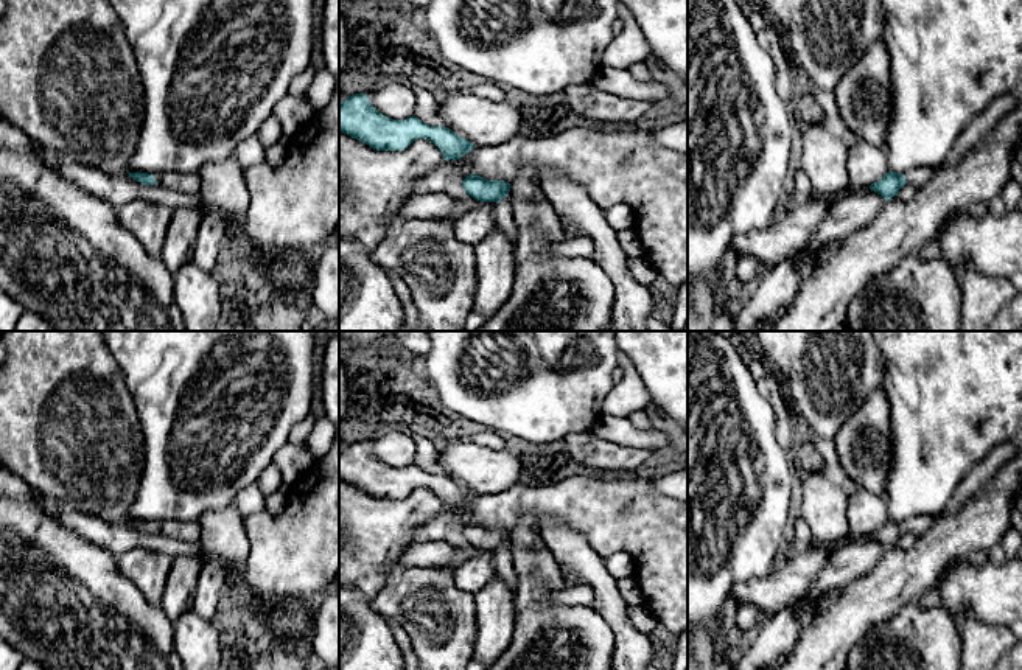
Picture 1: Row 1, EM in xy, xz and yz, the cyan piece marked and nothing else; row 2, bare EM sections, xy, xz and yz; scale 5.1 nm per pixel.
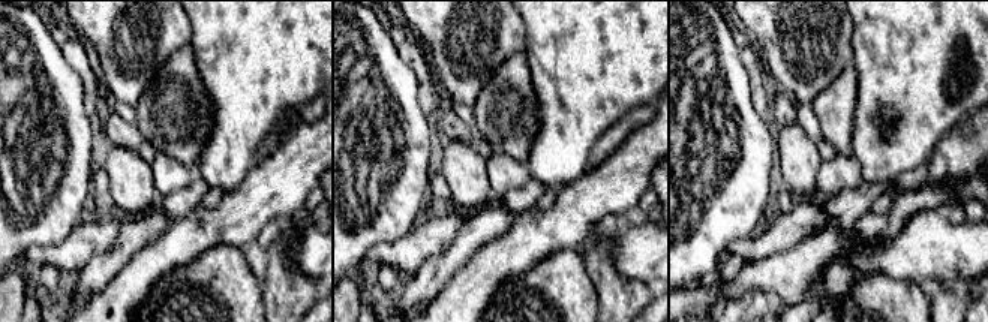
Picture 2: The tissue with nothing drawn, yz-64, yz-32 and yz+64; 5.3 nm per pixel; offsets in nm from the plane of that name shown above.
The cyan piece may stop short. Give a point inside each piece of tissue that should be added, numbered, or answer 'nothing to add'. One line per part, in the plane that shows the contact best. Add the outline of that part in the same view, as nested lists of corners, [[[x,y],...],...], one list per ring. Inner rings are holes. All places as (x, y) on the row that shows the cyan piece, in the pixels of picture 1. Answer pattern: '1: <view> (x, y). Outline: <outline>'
1: xz (504, 213). Outline: [[[509,197],[496,202],[496,227],[506,233],[513,246],[516,244],[518,227],[513,219],[513,208]]]

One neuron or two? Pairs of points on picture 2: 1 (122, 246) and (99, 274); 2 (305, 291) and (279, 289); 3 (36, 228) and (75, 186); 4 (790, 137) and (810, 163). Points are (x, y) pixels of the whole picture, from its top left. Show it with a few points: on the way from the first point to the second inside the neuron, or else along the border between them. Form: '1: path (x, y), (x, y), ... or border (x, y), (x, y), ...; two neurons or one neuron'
1: path (119, 253), (105, 267); one neuron
2: path (299, 291), (285, 291); one neuron
3: path (47, 217), (68, 196); one neuron
4: path (792, 143), (804, 158); one neuron

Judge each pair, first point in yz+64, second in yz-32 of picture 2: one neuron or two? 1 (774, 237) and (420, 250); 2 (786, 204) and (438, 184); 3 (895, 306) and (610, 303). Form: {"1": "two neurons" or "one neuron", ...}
{"1": "one neuron", "2": "one neuron", "3": "two neurons"}

